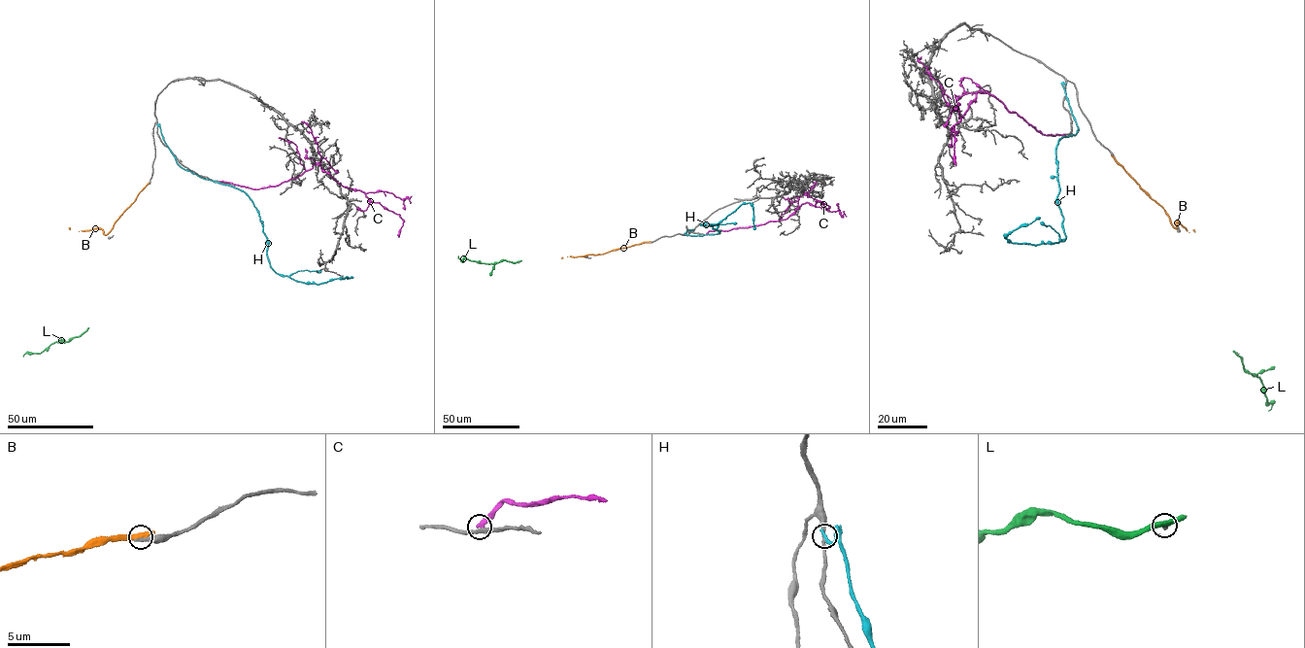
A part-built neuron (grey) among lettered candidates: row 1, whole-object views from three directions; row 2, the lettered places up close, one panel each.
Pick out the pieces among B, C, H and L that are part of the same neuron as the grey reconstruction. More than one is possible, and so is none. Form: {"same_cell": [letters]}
{"same_cell": []}

